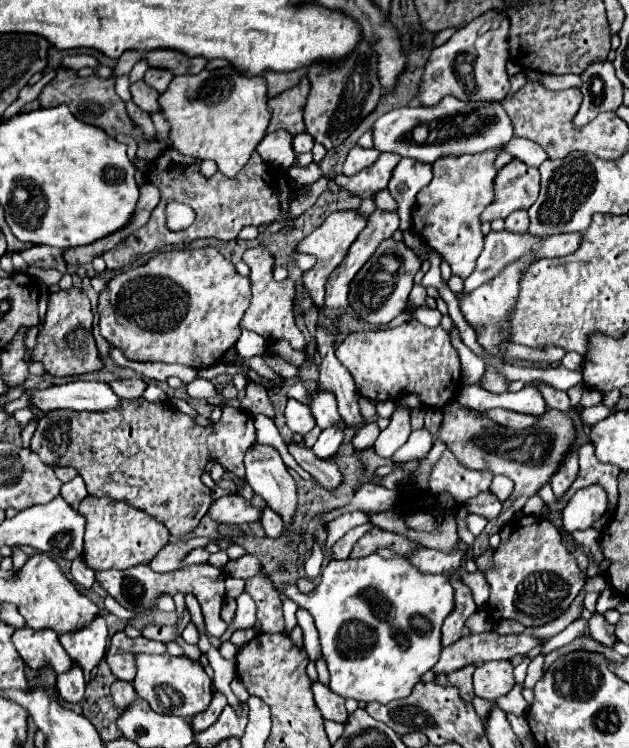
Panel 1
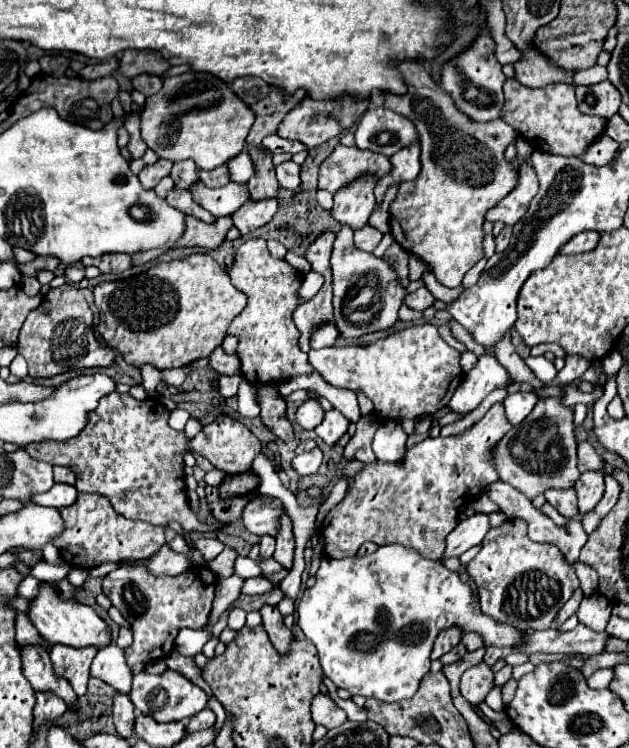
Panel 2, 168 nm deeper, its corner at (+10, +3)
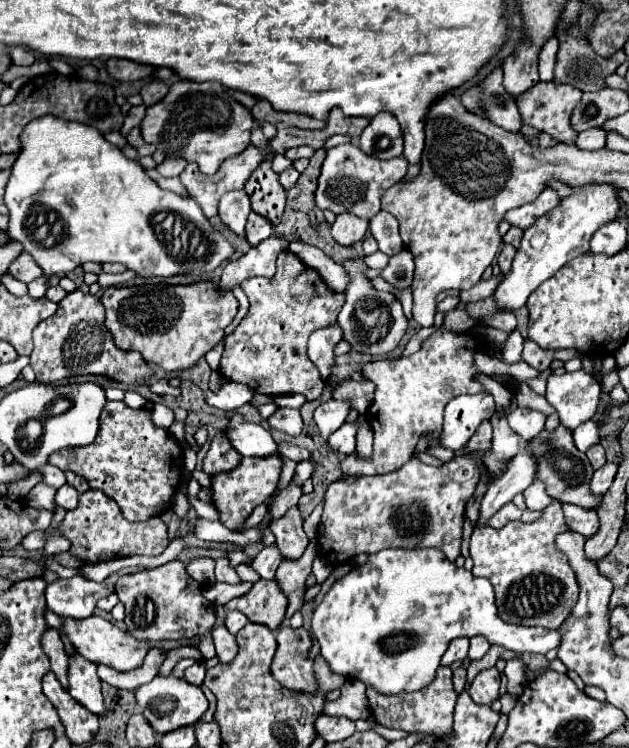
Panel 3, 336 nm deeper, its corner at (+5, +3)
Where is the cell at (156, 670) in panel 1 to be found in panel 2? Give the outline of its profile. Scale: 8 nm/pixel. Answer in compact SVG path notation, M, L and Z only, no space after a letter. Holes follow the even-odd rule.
M166 669L160 675L150 675L150 673L134 675L132 691L128 697L140 713L148 713L160 723L184 721L184 719L196 715L198 711L202 711L208 701L208 695L198 685L194 685L190 679L186 679L184 675L180 675L178 671L172 671L172 669Z

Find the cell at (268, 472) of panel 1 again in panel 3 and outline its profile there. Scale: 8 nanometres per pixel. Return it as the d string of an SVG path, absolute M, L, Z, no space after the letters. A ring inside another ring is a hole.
M310 541L301 559L283 559L283 563L277 569L277 583L281 585L281 593L289 599L287 607L287 619L291 619L293 613L301 611L305 603L305 591L307 591L307 577L312 572L313 559L321 552L321 545L317 541Z

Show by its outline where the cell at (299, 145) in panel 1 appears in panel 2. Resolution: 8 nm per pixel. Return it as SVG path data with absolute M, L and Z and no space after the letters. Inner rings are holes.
M270 135L262 141L262 147L266 147L270 153L300 153L306 149L304 143L300 141L290 141L290 139L284 139L280 135Z

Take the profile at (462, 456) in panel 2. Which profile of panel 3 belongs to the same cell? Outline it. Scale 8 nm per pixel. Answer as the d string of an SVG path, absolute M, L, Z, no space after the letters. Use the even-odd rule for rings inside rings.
M491 451L465 457L455 457L453 461L445 463L443 467L431 467L421 463L417 457L411 457L401 469L387 473L387 475L363 475L357 477L353 483L337 481L329 485L325 493L325 505L321 523L317 529L317 543L321 545L321 557L331 561L333 565L343 565L353 557L365 553L377 553L381 549L423 549L423 547L437 547L441 549L449 561L455 561L461 553L461 537L463 537L463 521L465 521L465 505L471 499L481 473L477 459L485 459Z

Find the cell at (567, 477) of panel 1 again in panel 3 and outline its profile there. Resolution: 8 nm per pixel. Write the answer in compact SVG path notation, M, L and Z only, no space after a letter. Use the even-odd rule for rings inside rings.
M569 503L563 505L563 511L565 511L567 525L575 533L581 533L583 537L593 537L593 533L597 533L597 529L599 529L597 511L593 511L593 509L581 509L581 507L569 505Z

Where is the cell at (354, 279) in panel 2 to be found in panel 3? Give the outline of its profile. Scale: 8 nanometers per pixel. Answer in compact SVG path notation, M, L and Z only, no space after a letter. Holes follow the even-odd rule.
M363 259L345 261L343 267L351 277L351 283L345 289L347 301L337 317L337 323L343 329L343 339L353 347L353 351L359 351L365 355L391 353L407 331L407 317L403 315L401 301L393 293L379 293L371 287L371 281L363 275L363 271L367 269Z

